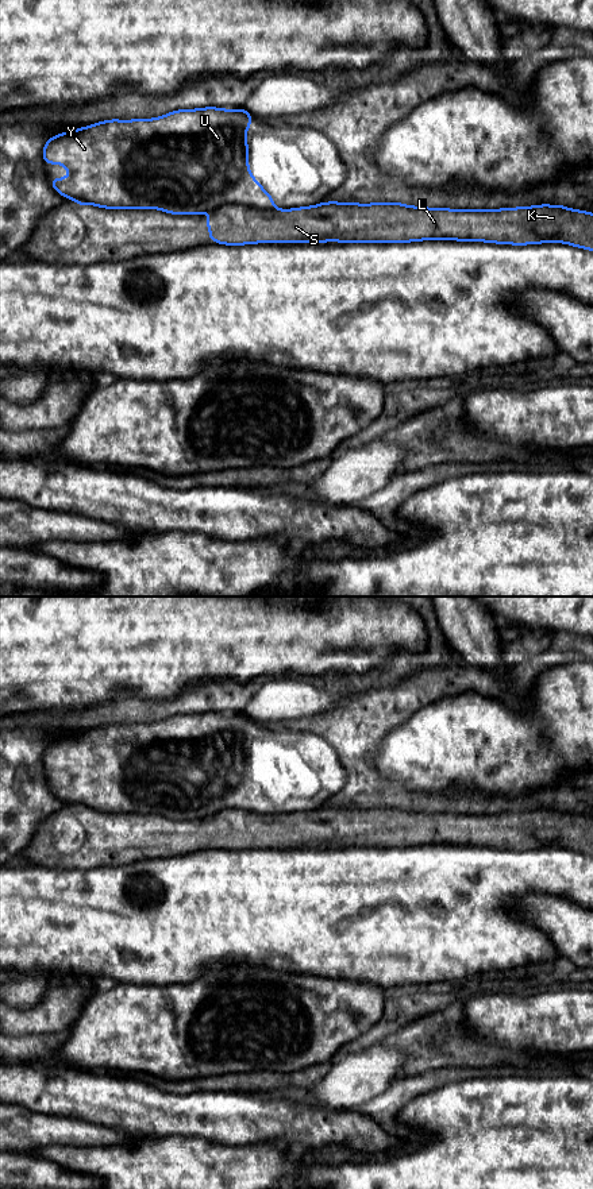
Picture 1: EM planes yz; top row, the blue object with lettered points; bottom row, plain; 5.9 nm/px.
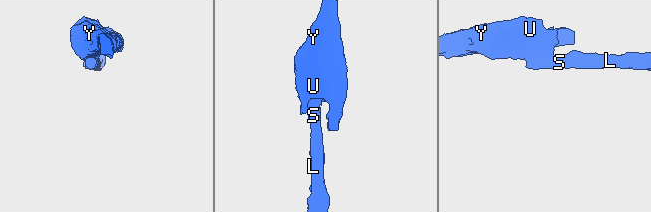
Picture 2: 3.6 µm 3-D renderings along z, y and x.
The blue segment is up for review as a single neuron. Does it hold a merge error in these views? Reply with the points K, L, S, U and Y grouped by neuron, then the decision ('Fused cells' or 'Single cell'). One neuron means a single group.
Groups: K L S / U Y. Fused cells

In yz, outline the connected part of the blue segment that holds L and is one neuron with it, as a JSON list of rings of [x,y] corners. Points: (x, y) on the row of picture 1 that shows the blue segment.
[[[320,202],[294,209],[223,205],[205,220],[211,242],[409,243],[459,240],[513,246],[563,243],[593,251],[593,213],[565,205],[447,209],[403,202]]]

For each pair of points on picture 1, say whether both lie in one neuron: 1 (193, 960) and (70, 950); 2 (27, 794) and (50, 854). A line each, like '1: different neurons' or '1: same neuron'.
1: same neuron
2: different neurons

